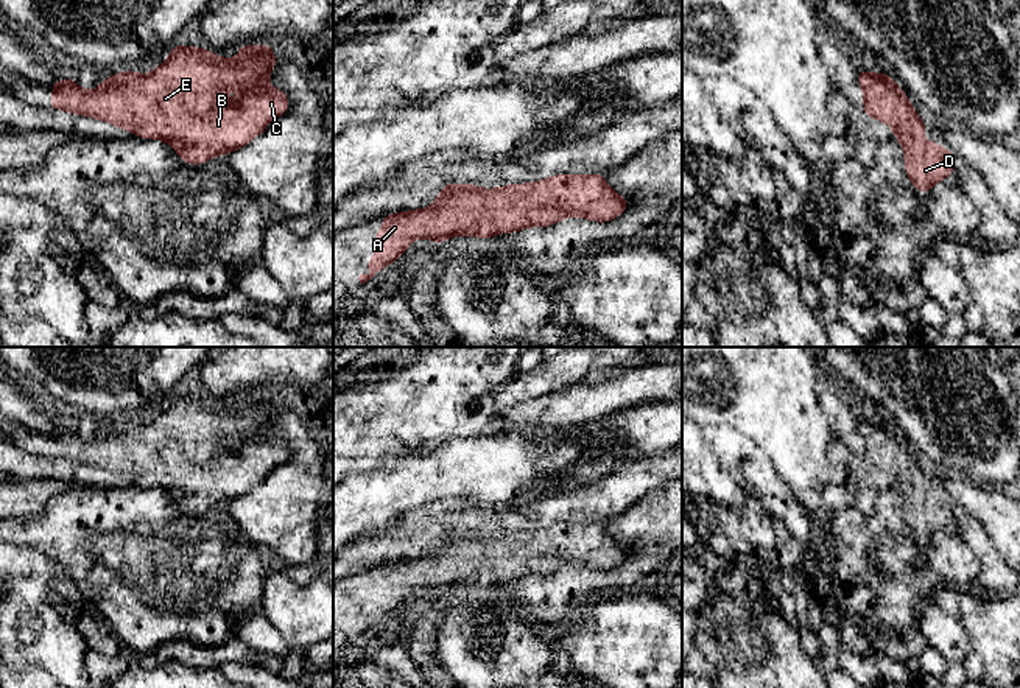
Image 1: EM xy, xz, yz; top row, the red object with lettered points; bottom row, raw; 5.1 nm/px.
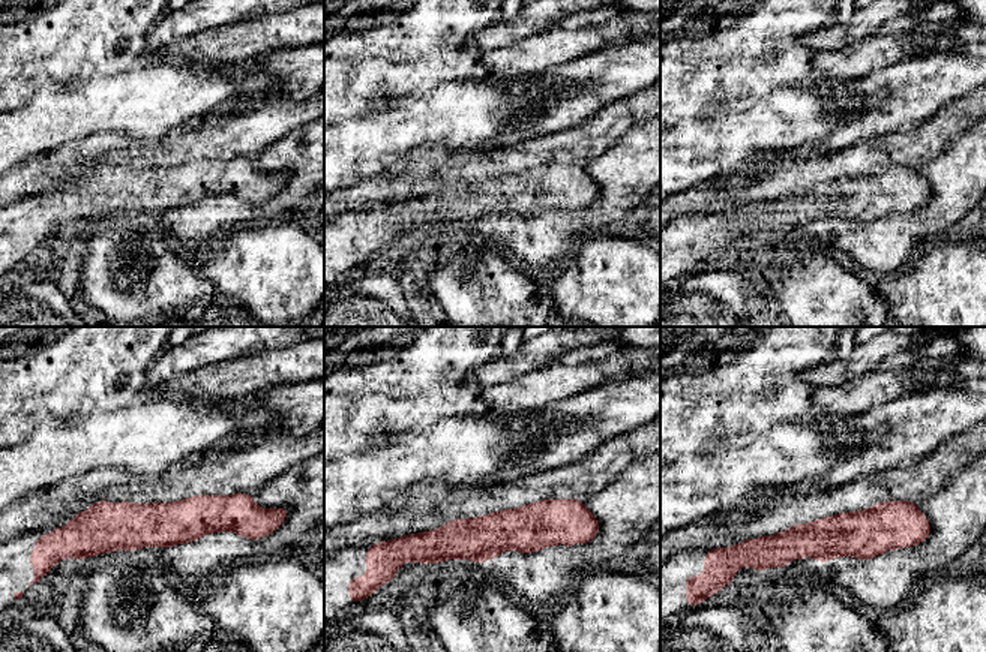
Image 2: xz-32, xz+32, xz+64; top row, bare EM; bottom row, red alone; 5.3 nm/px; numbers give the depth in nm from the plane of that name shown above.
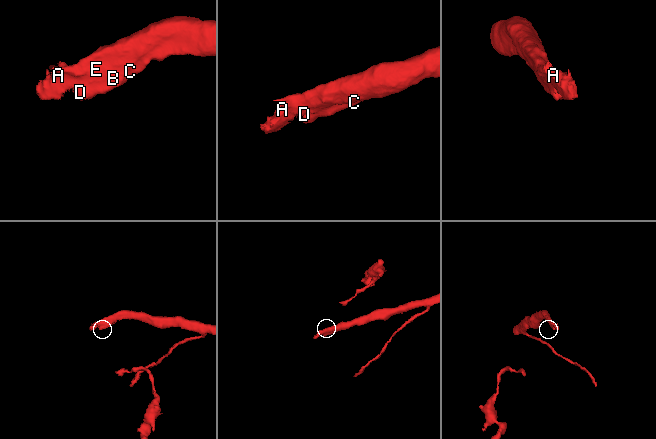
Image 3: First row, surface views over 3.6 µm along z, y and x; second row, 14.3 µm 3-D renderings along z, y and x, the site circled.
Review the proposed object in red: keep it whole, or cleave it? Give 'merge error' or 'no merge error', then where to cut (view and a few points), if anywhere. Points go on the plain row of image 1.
no merge error; no cut

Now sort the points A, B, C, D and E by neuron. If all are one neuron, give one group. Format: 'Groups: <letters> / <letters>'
Groups: A B C D E

